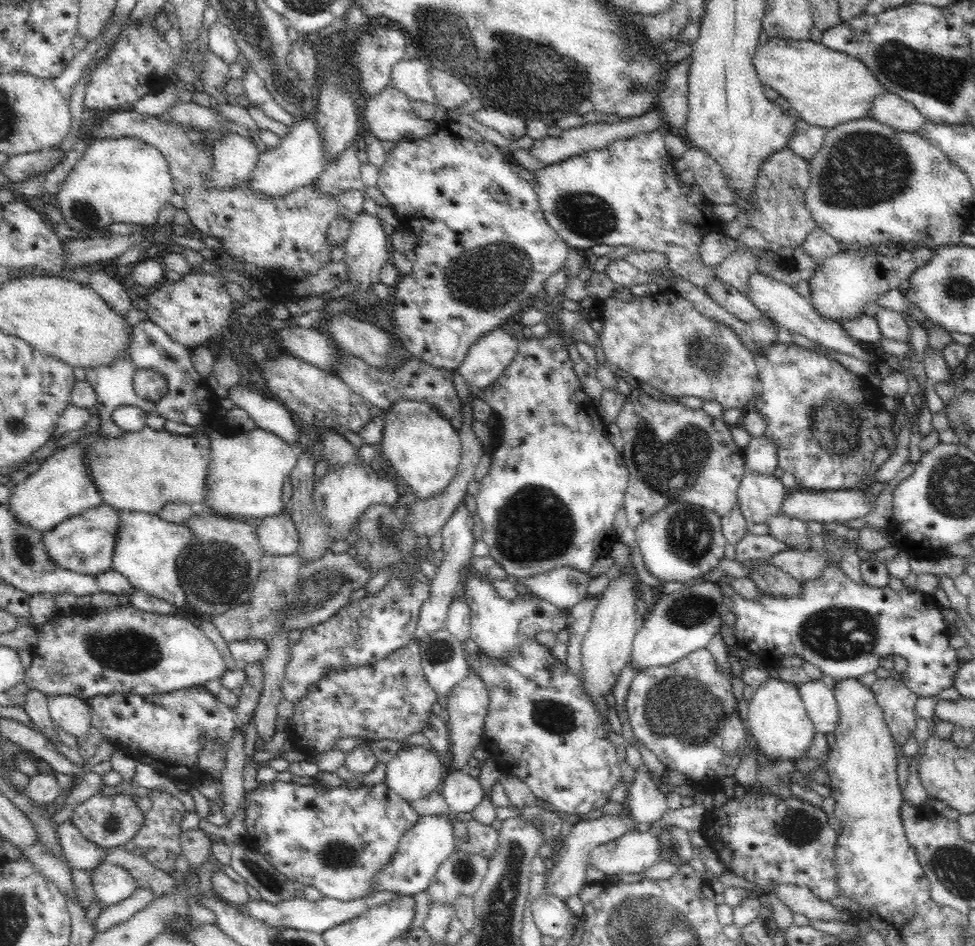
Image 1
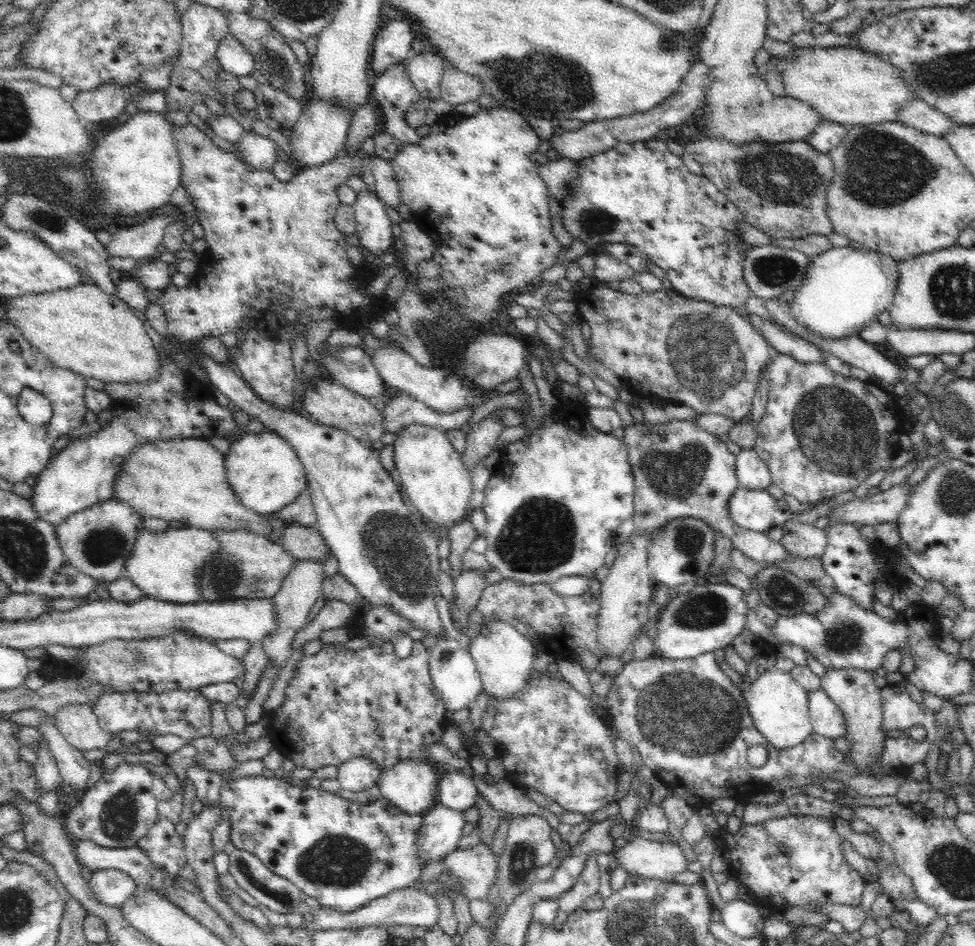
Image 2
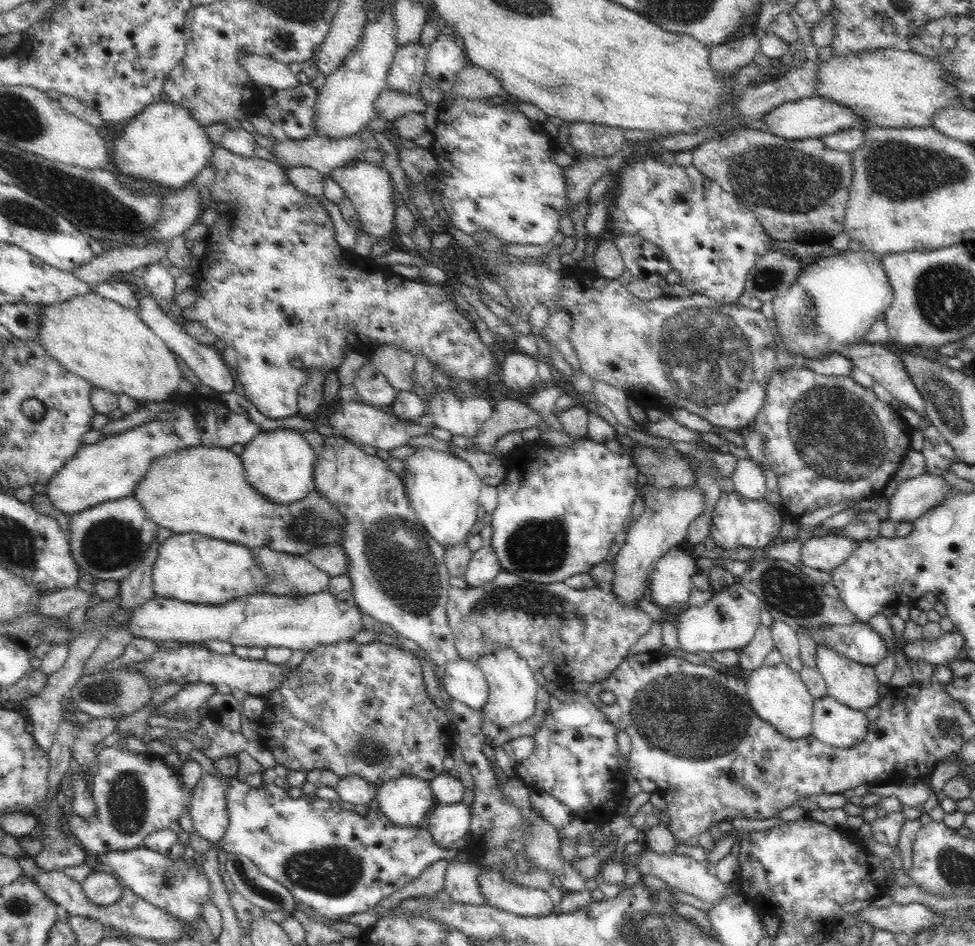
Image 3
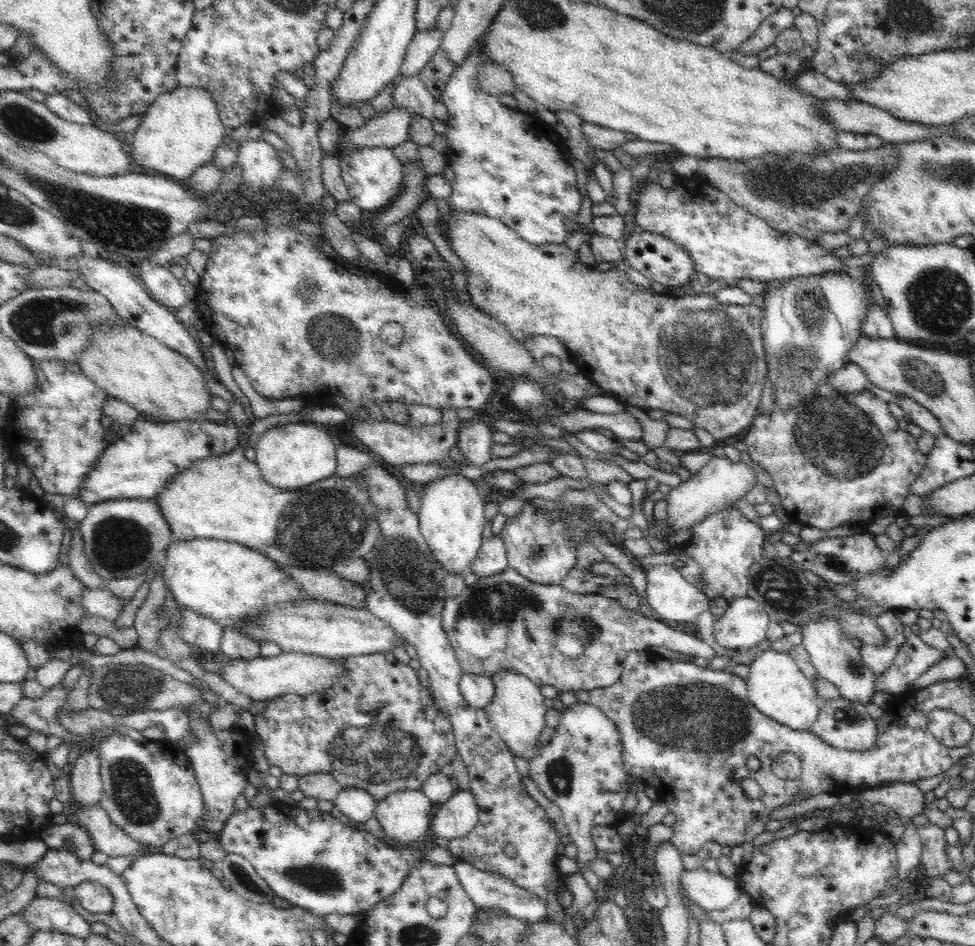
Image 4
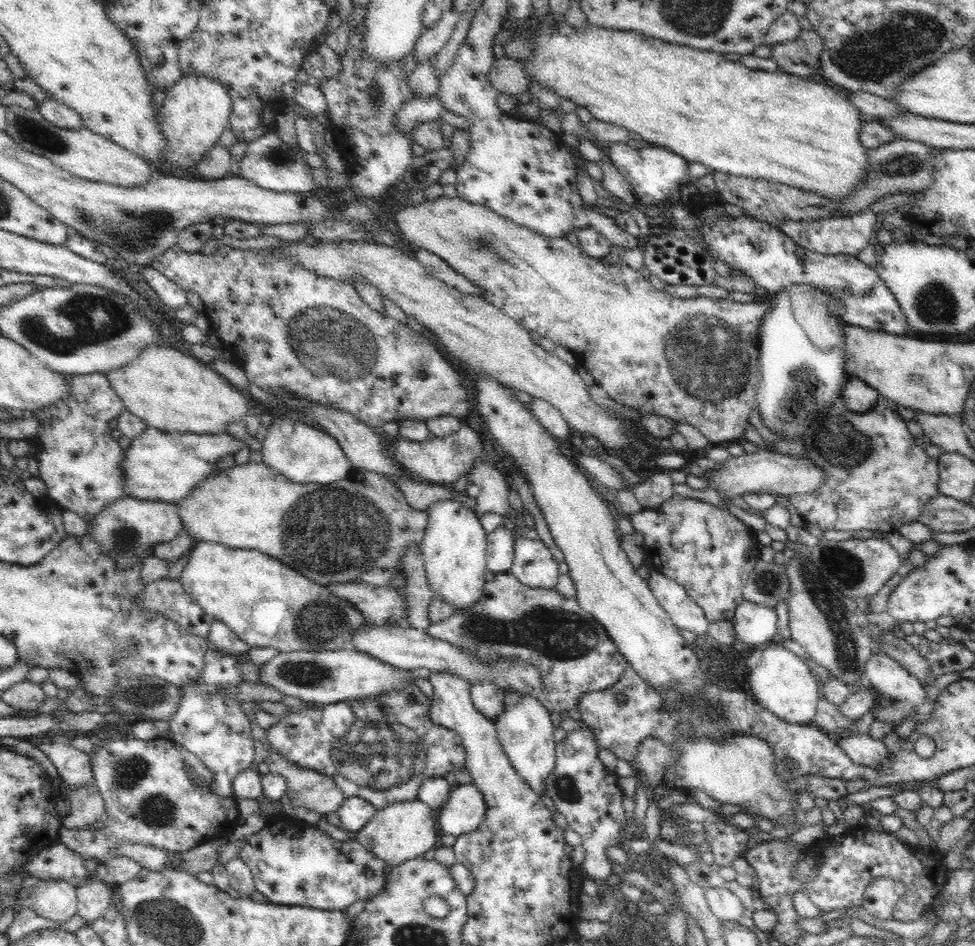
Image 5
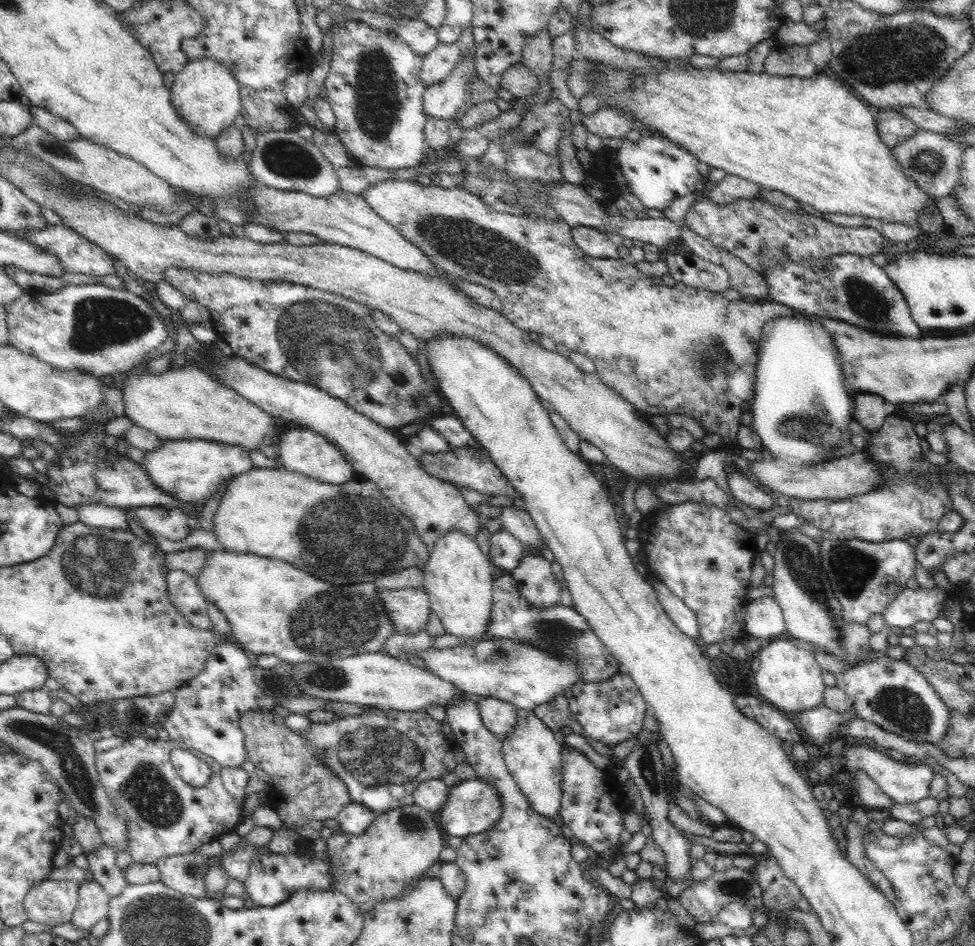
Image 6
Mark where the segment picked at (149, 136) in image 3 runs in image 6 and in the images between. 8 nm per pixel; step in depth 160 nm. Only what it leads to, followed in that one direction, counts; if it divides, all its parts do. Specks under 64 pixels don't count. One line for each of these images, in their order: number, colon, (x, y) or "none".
4: (180, 131)
5: (196, 110)
6: (207, 95)

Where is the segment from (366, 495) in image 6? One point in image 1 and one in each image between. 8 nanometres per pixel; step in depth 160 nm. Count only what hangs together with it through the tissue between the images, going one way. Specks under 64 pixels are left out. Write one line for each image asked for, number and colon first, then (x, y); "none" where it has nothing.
1: (142, 471)
2: (183, 480)
3: (205, 490)
4: (225, 497)
5: (333, 533)

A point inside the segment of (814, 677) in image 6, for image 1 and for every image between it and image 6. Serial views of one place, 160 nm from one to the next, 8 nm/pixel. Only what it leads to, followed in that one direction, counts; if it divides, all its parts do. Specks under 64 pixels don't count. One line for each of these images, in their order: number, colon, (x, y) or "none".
1: (777, 718)
2: (778, 705)
3: (777, 694)
4: (776, 686)
5: (782, 683)

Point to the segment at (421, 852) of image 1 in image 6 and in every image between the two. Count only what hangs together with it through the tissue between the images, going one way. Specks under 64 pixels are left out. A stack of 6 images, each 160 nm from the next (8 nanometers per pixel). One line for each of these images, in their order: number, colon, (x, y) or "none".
2: (441, 829)
3: (447, 822)
4: (459, 815)
5: (464, 811)
6: (473, 806)

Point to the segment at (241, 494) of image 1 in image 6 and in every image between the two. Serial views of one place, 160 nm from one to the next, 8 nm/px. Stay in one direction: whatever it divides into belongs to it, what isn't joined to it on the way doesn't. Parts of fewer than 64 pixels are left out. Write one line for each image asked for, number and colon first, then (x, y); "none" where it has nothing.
2: (263, 469)
3: (279, 463)
4: (292, 455)
5: (305, 454)
6: (302, 450)

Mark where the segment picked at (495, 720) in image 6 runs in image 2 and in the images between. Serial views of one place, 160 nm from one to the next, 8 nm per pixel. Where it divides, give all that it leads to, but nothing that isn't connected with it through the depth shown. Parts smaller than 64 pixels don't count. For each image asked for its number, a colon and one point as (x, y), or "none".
2: (454, 673)
3: (464, 682)
4: (478, 691)
5: (489, 700)

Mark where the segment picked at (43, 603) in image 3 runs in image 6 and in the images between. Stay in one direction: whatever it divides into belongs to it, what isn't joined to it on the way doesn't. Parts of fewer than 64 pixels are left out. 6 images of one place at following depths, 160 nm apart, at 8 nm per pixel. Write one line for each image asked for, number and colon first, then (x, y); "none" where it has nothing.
4: (99, 602)
5: (167, 596)
6: (184, 591)

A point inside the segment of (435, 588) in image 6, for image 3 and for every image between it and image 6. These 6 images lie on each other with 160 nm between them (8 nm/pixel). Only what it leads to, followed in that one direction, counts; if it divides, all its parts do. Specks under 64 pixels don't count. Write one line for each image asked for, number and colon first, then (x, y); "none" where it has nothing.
3: (444, 490)
4: (451, 518)
5: (453, 549)

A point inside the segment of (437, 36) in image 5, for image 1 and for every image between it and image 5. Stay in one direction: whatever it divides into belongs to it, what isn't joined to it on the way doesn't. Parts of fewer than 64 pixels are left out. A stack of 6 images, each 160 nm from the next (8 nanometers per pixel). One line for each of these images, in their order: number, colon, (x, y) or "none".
1: (389, 114)
2: (395, 93)
3: (407, 69)
4: (424, 43)

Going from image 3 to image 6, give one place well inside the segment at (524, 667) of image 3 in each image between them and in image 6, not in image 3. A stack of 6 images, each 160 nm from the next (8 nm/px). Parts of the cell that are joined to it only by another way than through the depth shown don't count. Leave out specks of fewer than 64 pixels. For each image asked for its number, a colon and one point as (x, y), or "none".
4: (517, 713)
5: (525, 731)
6: (533, 757)

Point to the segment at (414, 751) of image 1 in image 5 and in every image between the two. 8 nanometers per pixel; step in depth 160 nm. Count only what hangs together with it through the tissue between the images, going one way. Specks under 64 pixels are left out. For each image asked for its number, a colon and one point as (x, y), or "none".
2: (411, 786)
3: (405, 801)
4: (406, 816)
5: (402, 831)

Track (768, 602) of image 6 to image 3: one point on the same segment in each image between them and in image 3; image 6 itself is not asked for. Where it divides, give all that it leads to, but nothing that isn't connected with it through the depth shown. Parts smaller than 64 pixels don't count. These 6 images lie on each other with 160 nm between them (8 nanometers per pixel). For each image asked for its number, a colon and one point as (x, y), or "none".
3: (728, 621)
4: (744, 624)
5: (755, 624)

